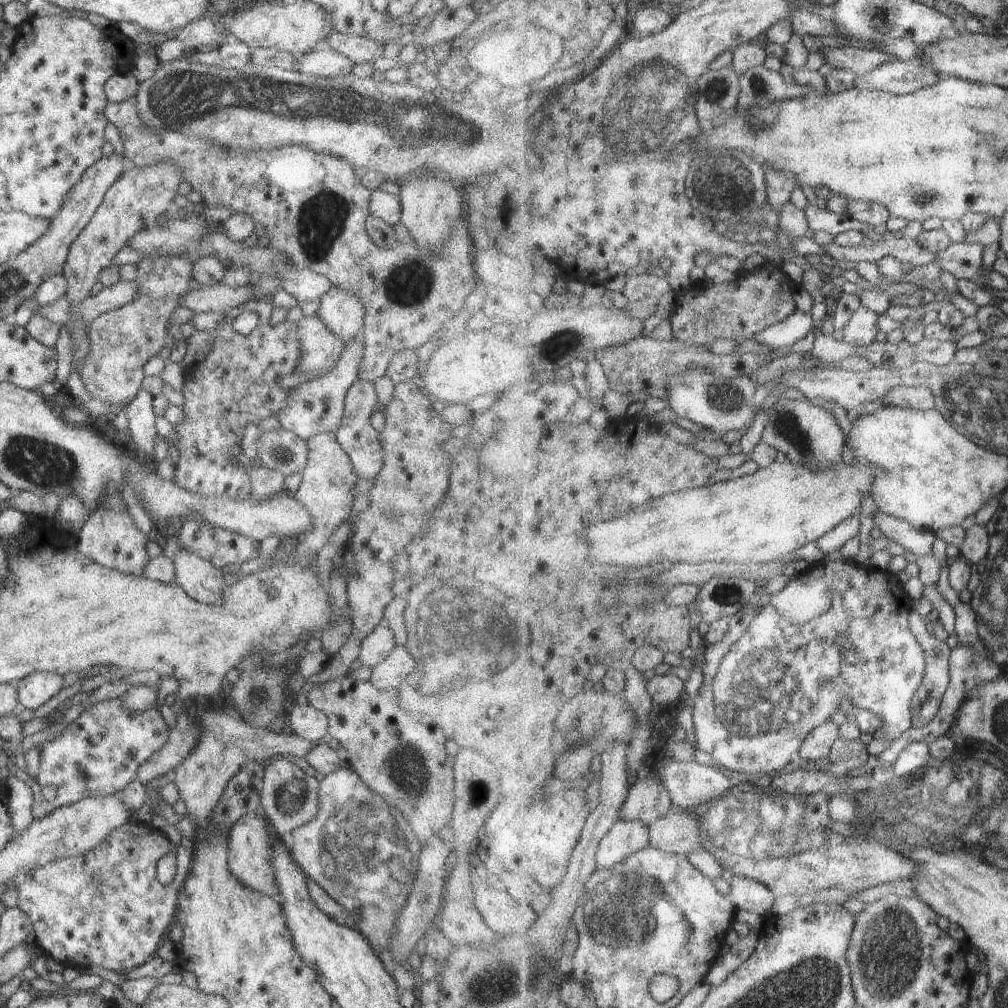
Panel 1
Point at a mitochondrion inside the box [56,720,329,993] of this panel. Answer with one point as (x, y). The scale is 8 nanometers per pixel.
(108, 885)

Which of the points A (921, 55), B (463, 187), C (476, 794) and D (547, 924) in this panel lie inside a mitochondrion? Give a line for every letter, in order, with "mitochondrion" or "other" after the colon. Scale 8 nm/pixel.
A: other
B: other
C: mitochondrion
D: other

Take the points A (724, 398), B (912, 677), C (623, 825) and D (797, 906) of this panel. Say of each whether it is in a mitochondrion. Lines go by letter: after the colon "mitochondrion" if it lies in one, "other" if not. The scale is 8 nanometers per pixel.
A: mitochondrion
B: other
C: other
D: other

